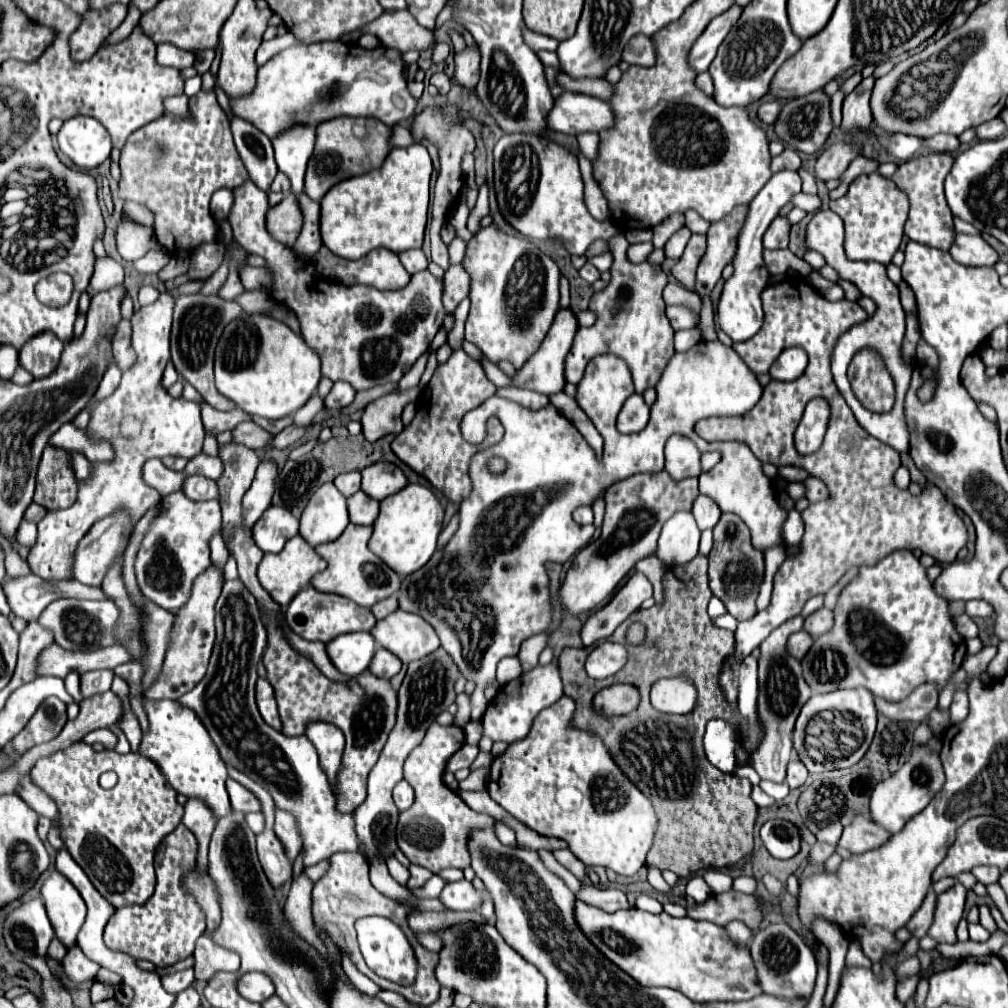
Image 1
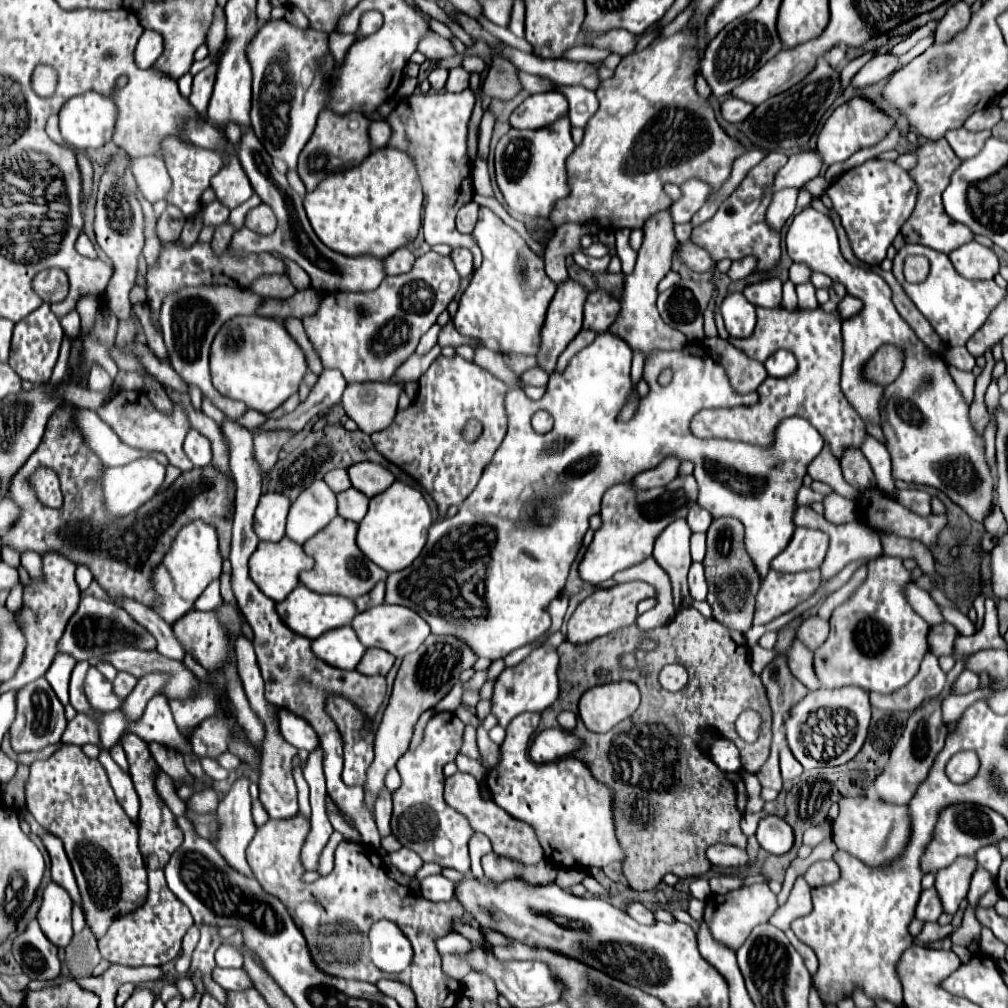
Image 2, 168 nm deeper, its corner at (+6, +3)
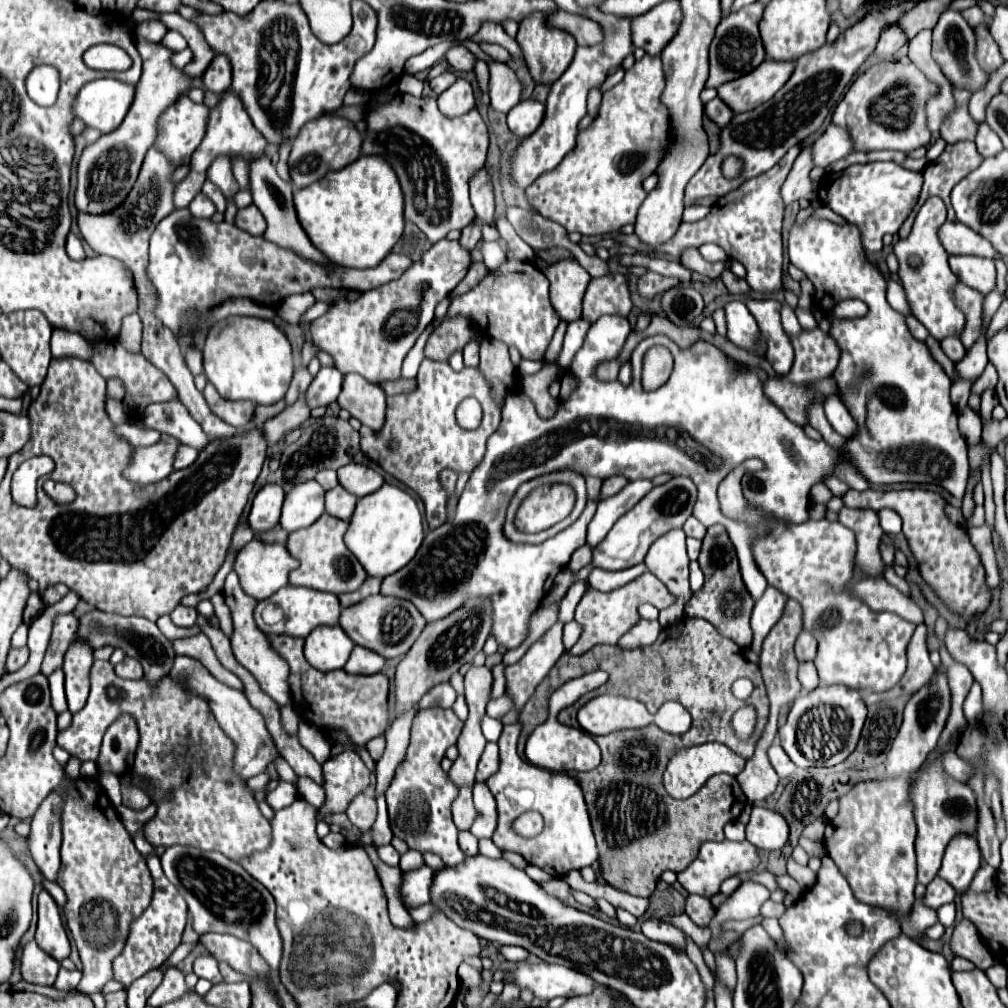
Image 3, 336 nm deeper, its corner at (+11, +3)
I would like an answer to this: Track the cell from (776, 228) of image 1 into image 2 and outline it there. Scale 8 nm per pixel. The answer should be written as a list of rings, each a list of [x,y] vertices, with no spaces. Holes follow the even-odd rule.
[[[785,187],[773,195],[773,201],[767,211],[767,221],[773,229],[779,231],[785,225],[785,221],[793,215],[797,193],[799,193],[797,187]]]

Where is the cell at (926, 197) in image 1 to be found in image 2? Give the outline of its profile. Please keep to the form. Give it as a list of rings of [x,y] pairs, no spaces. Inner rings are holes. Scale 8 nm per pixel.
[[[947,139],[927,141],[925,145],[919,145],[917,155],[919,155],[919,163],[909,173],[919,185],[919,201],[917,201],[917,207],[911,213],[911,217],[905,221],[901,233],[905,237],[905,243],[921,243],[921,245],[927,245],[935,251],[951,253],[953,249],[973,241],[973,237],[975,237],[967,225],[949,219],[949,215],[943,209],[943,201],[941,201],[941,193],[949,185],[953,171],[961,165],[961,159],[957,159],[957,155],[951,151]]]

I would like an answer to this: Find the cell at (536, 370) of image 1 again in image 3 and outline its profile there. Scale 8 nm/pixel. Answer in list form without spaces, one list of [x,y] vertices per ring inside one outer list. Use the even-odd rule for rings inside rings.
[[[576,259],[558,261],[544,269],[550,281],[550,301],[560,321],[576,321],[582,317],[582,297],[588,287],[590,275]]]

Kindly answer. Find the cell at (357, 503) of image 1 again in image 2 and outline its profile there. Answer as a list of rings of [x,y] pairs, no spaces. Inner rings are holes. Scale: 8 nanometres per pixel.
[[[349,487],[347,491],[341,491],[337,495],[337,509],[339,509],[337,513],[349,521],[359,523],[367,513],[367,505],[369,505],[369,499],[353,487]]]

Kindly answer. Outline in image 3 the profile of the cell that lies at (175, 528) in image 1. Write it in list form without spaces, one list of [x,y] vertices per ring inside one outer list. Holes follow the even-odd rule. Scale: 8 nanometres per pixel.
[[[180,603],[180,605],[176,605],[176,609],[170,613],[170,617],[172,617],[174,625],[178,625],[178,627],[192,627],[192,625],[196,623],[198,613],[196,613],[194,607],[186,607],[186,605]]]

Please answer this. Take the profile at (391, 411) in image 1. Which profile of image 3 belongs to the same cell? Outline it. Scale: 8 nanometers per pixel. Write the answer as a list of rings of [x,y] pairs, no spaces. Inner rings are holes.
[[[360,375],[344,377],[338,403],[374,433],[378,433],[386,421],[386,393],[380,385],[368,383]]]

